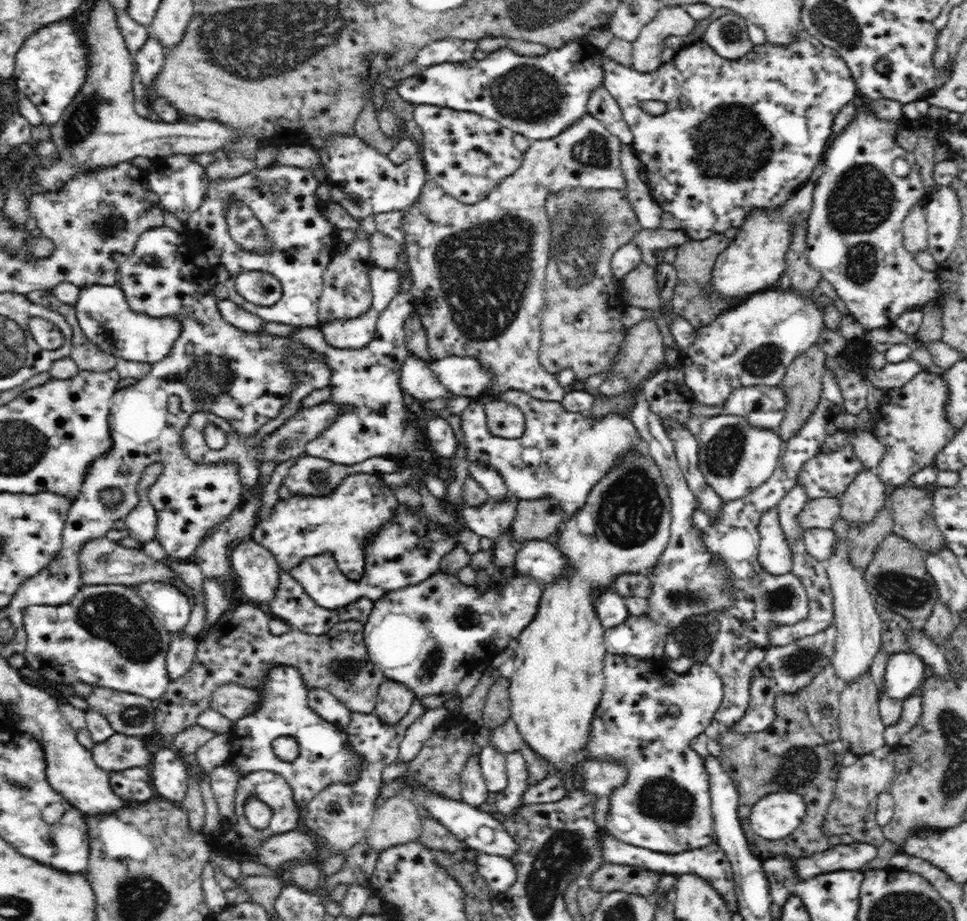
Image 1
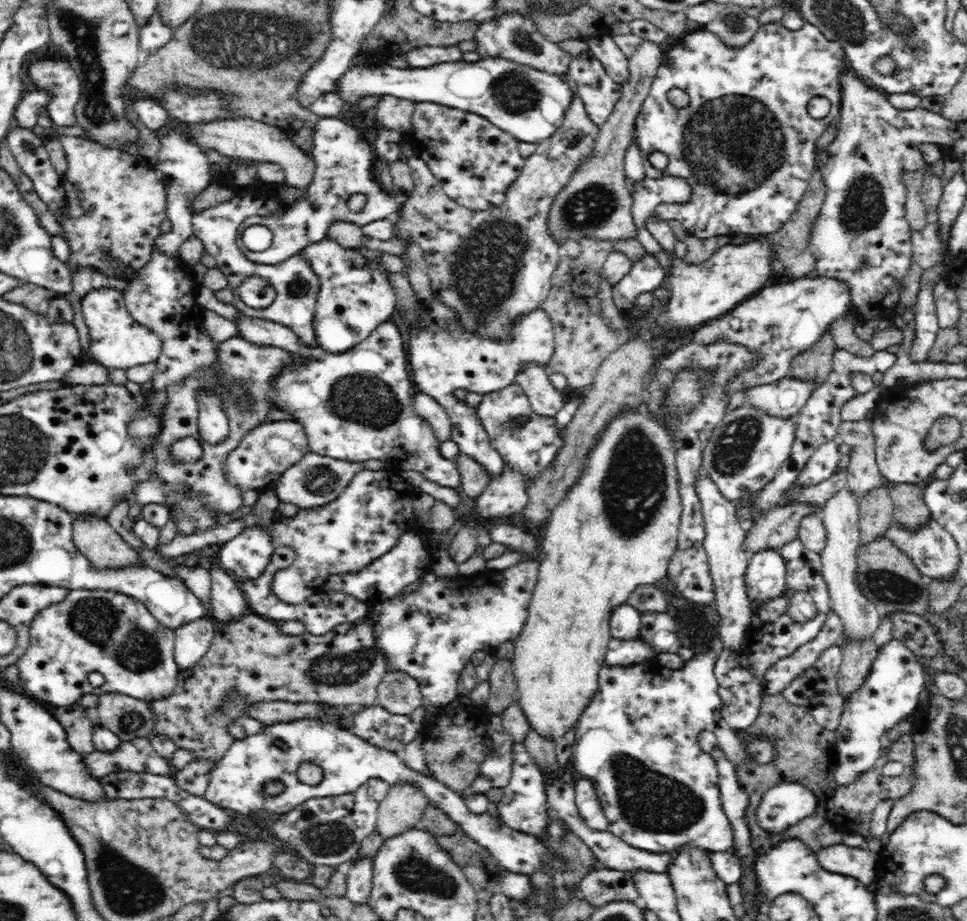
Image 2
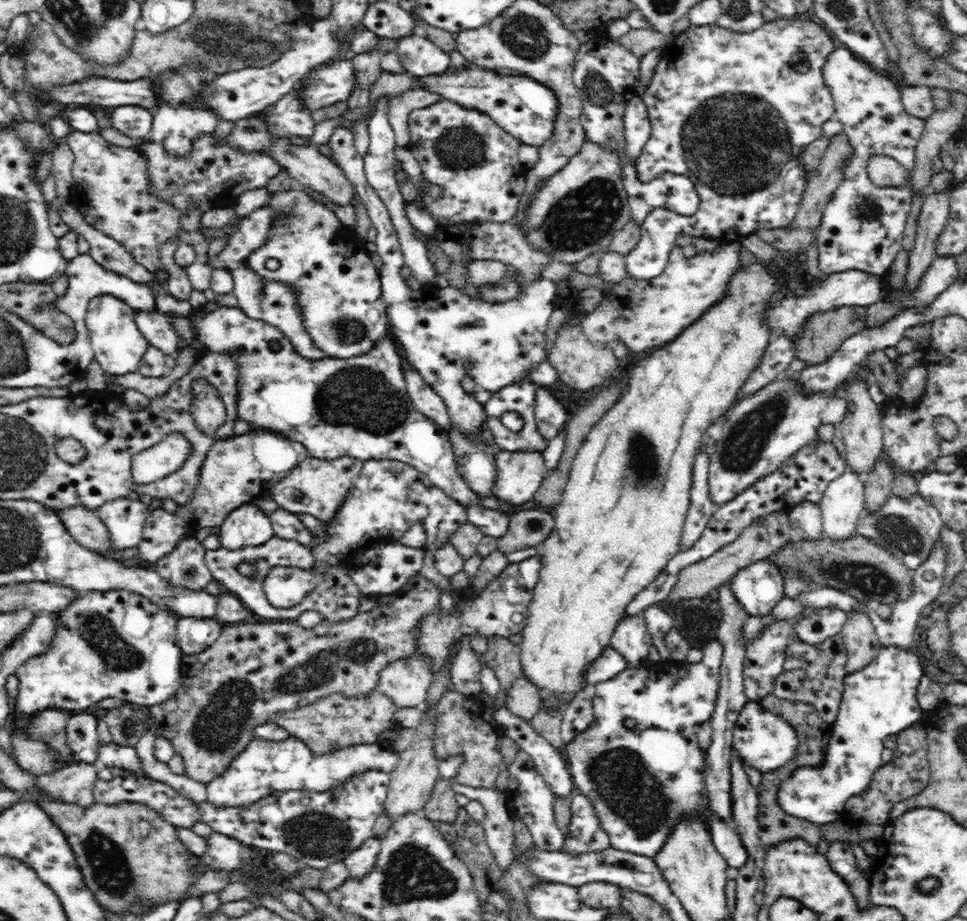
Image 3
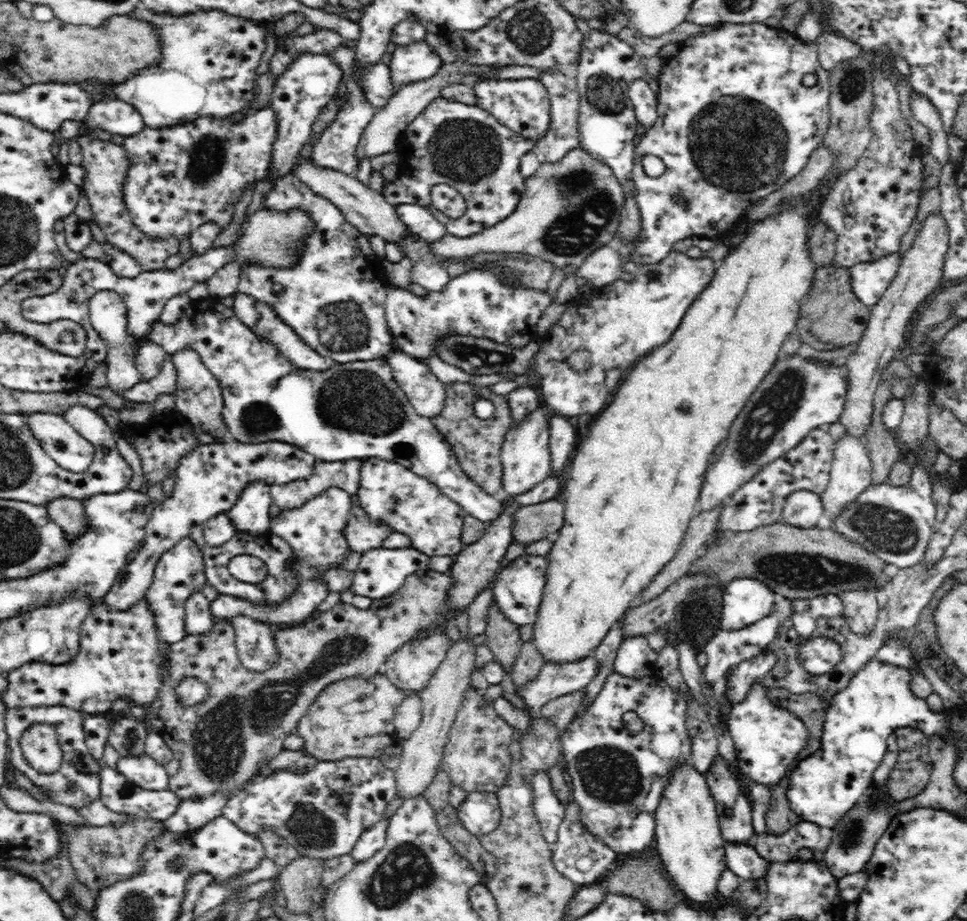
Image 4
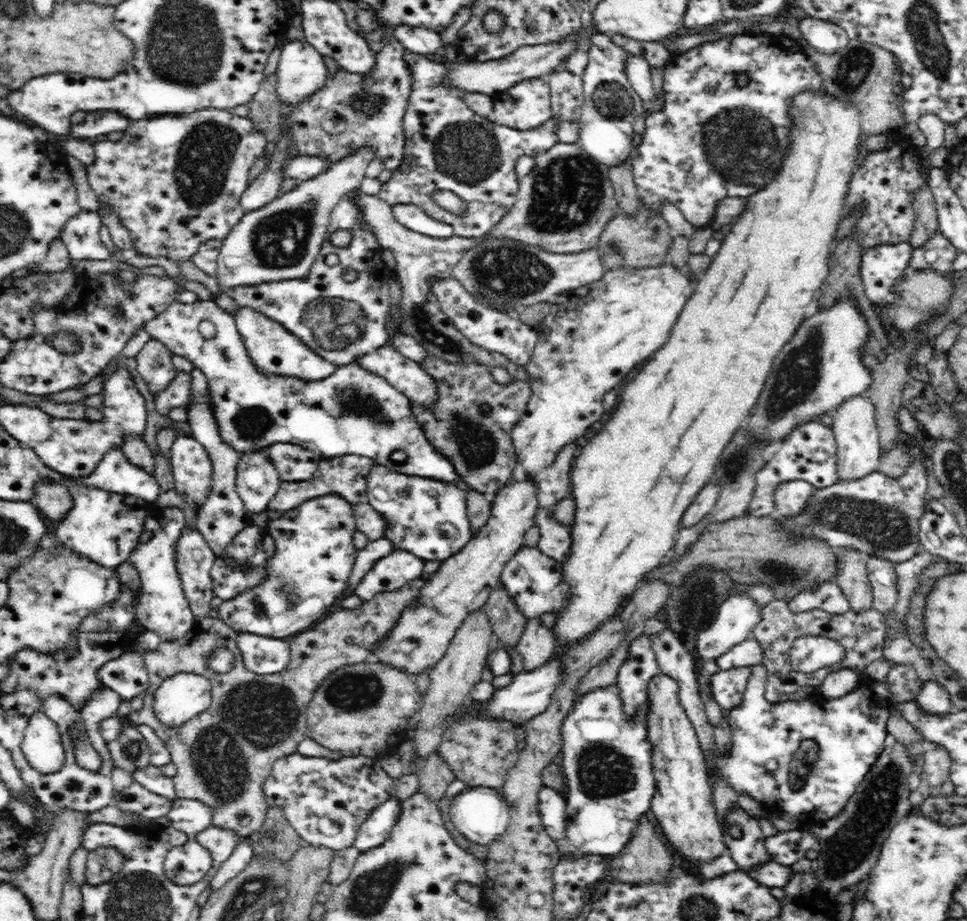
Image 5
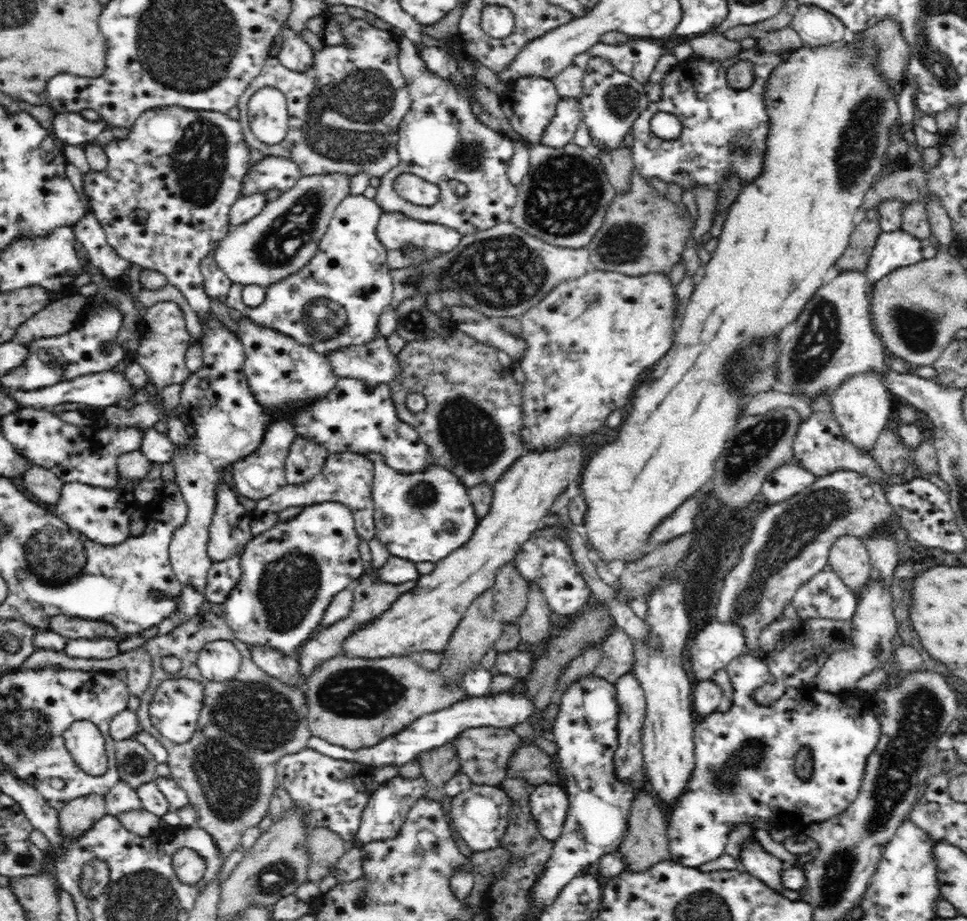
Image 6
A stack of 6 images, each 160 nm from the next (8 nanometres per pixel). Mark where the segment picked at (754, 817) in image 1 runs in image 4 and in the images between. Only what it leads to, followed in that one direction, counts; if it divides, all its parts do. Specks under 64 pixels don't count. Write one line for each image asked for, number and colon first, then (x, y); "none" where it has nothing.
2: (784, 806)
3: (881, 699)
4: (821, 789)

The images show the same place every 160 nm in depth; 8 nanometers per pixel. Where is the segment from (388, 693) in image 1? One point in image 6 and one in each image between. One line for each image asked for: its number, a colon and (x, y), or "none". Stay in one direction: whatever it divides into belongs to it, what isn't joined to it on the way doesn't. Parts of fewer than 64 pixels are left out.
2: (398, 693)
3: (406, 681)
4: (410, 668)
5: (418, 640)
6: (423, 619)

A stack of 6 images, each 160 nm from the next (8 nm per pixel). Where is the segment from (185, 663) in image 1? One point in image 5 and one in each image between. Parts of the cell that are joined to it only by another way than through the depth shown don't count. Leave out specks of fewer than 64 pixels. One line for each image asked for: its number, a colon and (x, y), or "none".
2: (192, 640)
3: (194, 635)
4: (198, 620)
5: (195, 559)

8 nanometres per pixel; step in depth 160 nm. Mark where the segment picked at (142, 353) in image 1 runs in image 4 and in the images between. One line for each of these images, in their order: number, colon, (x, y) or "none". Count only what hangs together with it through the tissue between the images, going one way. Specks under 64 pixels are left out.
2: (116, 339)
3: (119, 346)
4: (108, 316)

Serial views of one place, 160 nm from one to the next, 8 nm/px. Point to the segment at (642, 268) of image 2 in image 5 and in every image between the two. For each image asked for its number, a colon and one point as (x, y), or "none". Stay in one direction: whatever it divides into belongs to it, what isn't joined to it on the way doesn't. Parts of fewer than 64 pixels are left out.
3: (739, 109)
4: (732, 100)
5: (708, 139)

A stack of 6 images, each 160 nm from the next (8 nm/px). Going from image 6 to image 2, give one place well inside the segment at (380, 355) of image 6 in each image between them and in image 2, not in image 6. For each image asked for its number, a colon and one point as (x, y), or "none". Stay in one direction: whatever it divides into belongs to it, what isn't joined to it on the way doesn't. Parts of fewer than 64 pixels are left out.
2: (428, 408)
3: (426, 401)
4: (426, 392)
5: (409, 377)

